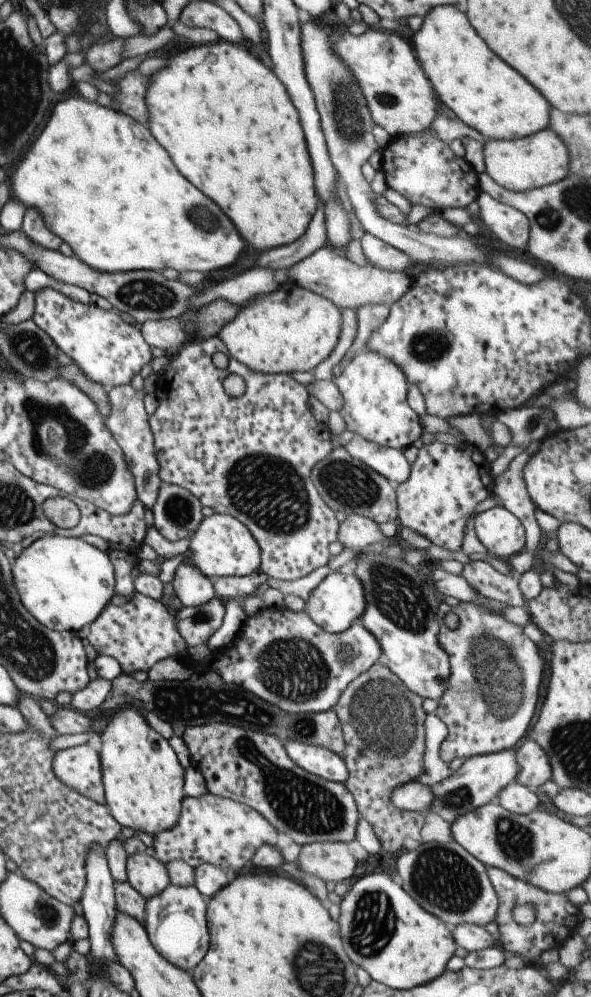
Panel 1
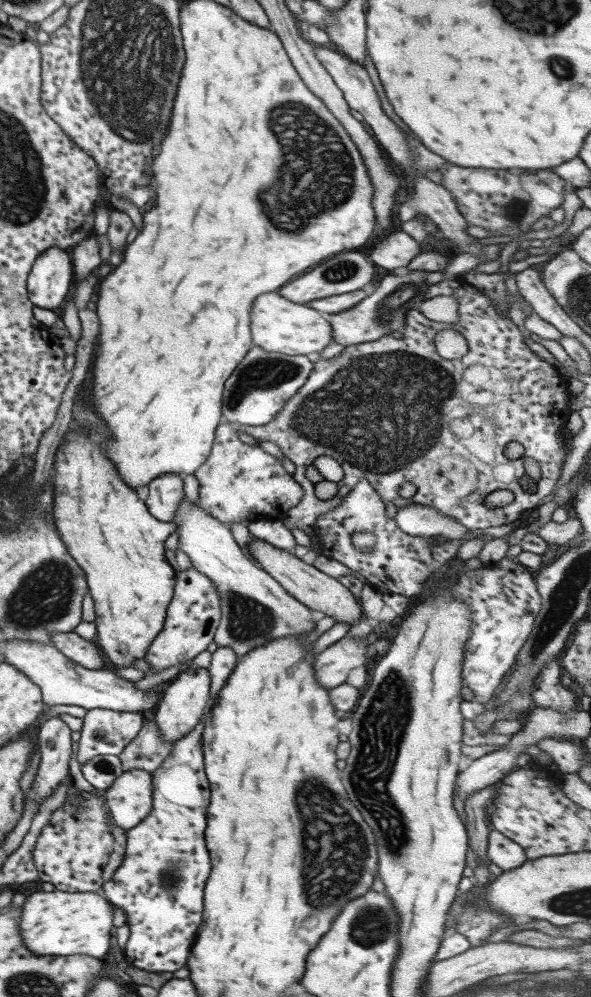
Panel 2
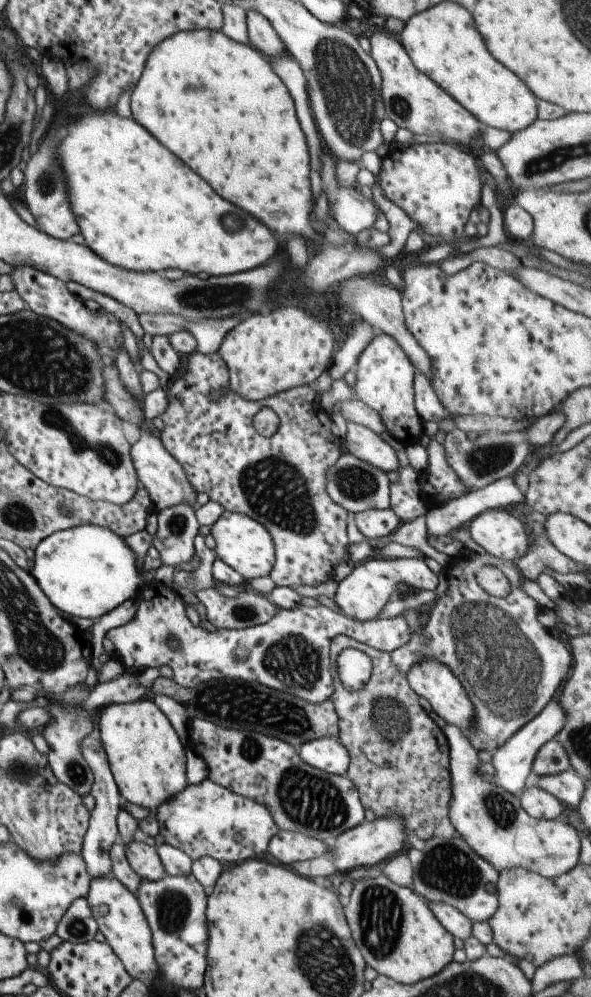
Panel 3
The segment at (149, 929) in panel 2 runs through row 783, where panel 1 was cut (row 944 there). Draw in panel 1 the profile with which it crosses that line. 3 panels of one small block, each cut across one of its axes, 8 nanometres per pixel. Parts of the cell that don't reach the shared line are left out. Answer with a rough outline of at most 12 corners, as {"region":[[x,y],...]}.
{"region":[[167,884],[145,898],[157,954],[193,970],[208,949],[206,899]]}

